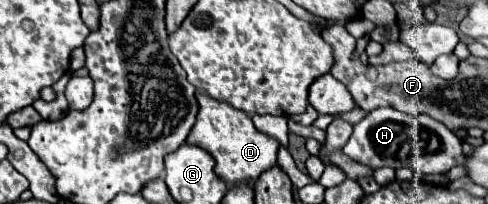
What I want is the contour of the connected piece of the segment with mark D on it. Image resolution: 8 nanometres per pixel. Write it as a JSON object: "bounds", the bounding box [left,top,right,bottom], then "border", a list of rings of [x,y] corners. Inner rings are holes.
{"bounds":[185,94,279,188],"border":[[[197,94],[199,102],[199,114],[197,122],[187,136],[185,144],[199,146],[207,150],[215,158],[215,174],[231,188],[237,184],[249,184],[253,186],[257,178],[265,172],[277,166],[277,148],[279,142],[263,132],[259,132],[251,116],[243,114],[241,110],[235,110],[233,106],[227,106],[223,102],[215,102],[213,98],[207,98],[205,94]]]}

